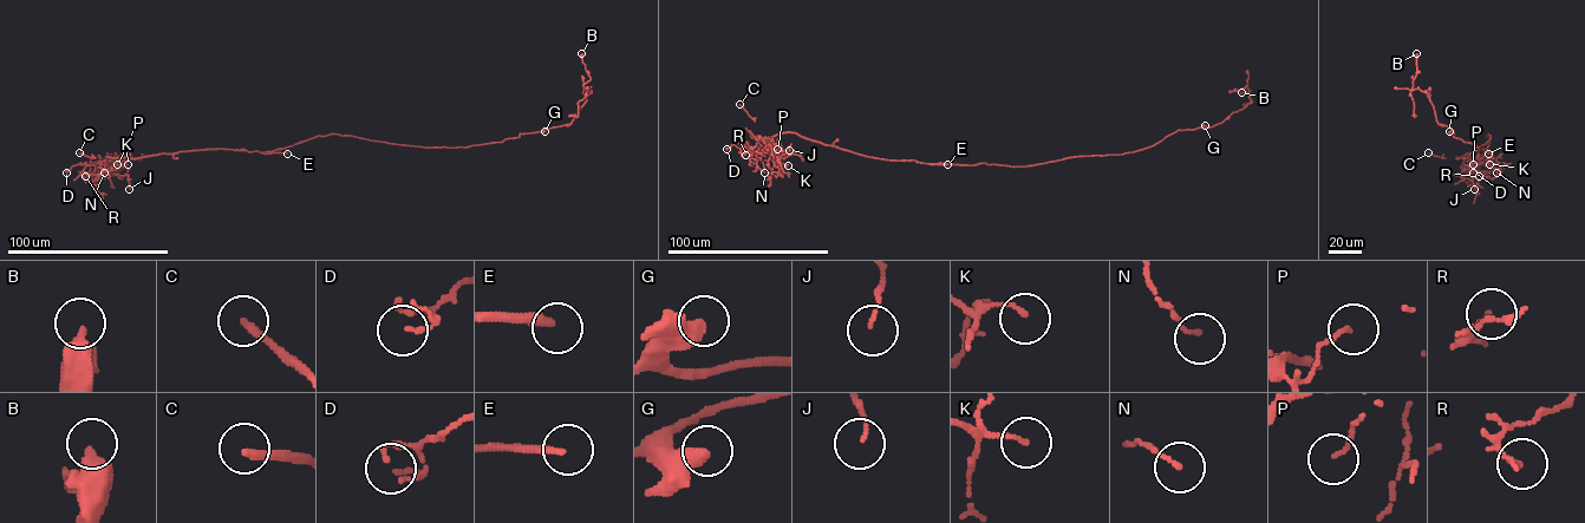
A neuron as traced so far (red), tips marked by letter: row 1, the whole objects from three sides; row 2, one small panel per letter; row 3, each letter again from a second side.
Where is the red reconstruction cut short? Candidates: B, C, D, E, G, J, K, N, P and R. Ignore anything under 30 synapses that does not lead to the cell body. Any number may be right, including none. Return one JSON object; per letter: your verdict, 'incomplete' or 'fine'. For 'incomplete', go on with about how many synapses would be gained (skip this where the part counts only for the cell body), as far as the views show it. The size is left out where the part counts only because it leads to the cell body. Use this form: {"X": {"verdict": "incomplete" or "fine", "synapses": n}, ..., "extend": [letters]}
{"B": {"verdict": "fine"}, "C": {"verdict": "fine"}, "D": {"verdict": "fine"}, "E": {"verdict": "fine"}, "G": {"verdict": "fine"}, "J": {"verdict": "fine"}, "K": {"verdict": "fine"}, "N": {"verdict": "fine"}, "P": {"verdict": "fine"}, "R": {"verdict": "fine"}, "extend": []}

